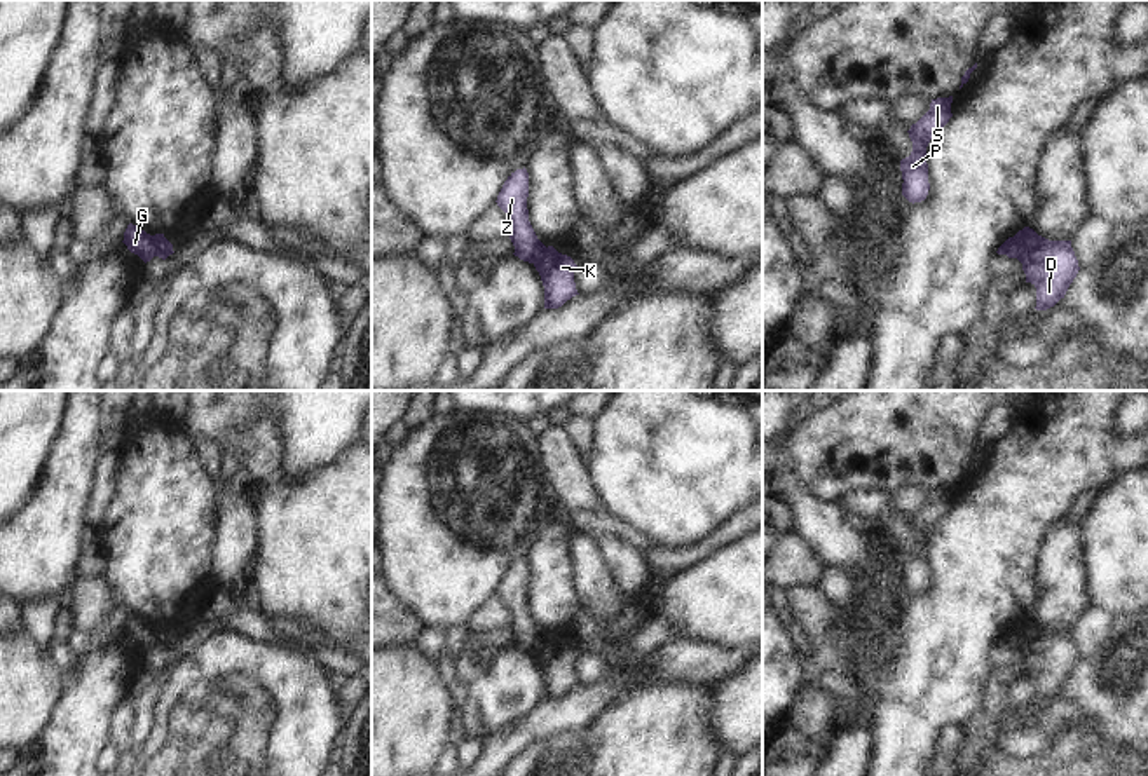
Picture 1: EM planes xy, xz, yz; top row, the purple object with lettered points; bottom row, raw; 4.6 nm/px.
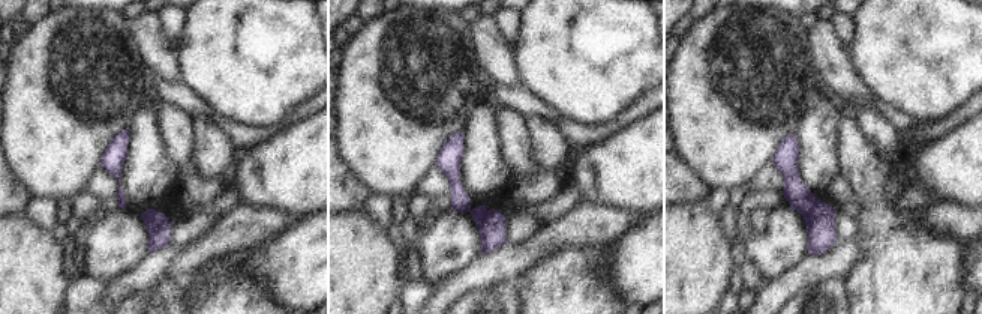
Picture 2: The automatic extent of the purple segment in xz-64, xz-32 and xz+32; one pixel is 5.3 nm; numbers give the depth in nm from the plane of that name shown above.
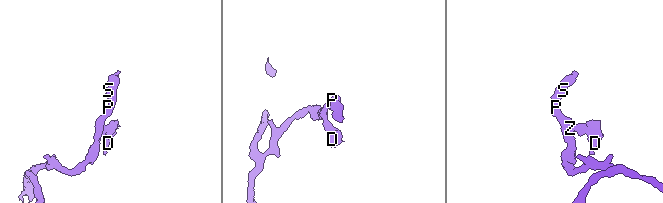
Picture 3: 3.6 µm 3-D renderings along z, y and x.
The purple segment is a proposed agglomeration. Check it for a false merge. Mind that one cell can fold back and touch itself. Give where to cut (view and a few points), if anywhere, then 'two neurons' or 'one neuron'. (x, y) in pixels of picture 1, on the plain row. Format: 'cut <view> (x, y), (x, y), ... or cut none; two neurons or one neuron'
cut yz (1014, 626), (1018, 647); two neurons

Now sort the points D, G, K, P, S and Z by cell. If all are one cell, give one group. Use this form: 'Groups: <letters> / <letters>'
Groups: D K / G P S Z

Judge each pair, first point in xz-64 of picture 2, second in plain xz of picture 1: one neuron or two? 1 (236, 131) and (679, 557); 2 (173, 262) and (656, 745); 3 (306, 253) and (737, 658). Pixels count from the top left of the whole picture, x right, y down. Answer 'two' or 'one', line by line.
1: one
2: two
3: two

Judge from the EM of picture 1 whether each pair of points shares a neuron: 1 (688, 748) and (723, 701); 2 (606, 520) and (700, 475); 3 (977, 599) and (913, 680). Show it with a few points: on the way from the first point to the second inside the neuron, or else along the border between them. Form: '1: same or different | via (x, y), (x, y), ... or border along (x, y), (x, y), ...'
1: different | border along (707, 686), (709, 731), (719, 748)
2: different | border along (604, 508), (649, 539)
3: same | via (956, 619), (944, 633), (934, 660)

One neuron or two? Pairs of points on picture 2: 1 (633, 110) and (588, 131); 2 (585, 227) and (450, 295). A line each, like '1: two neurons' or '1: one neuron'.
1: one neuron
2: one neuron

